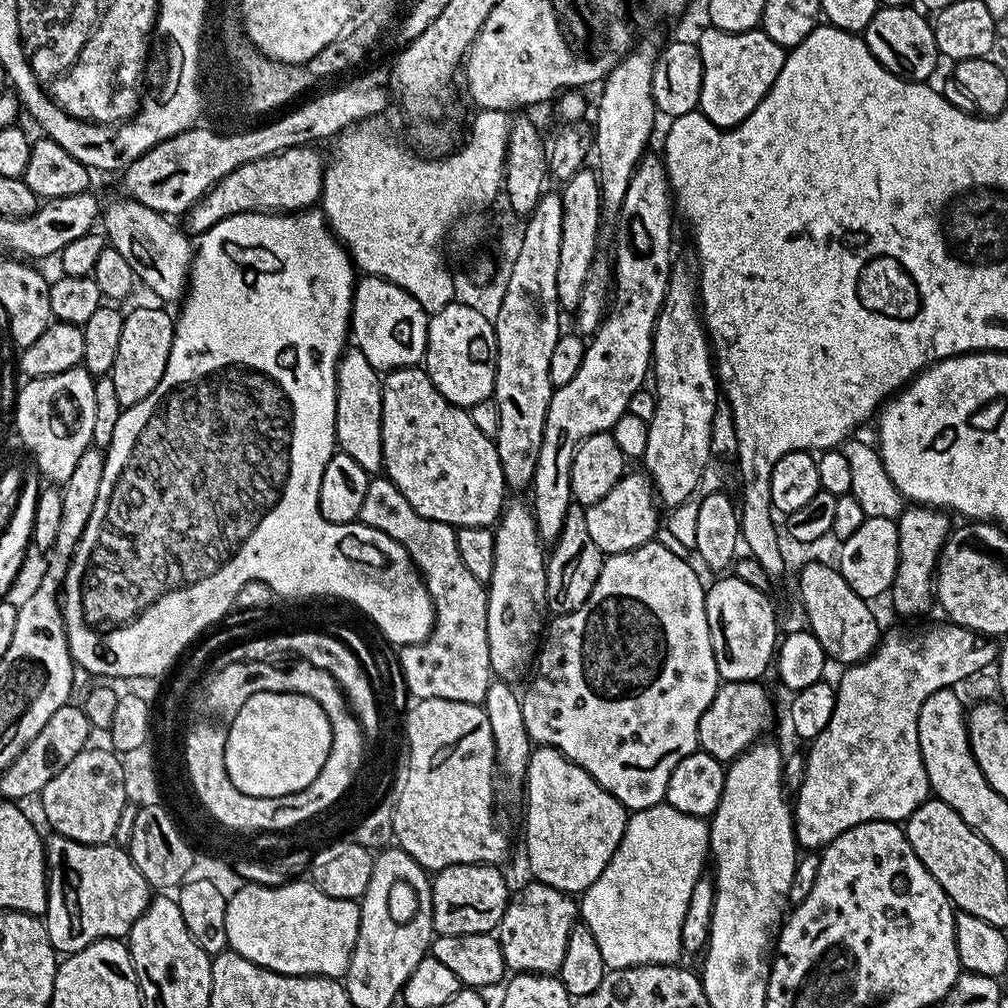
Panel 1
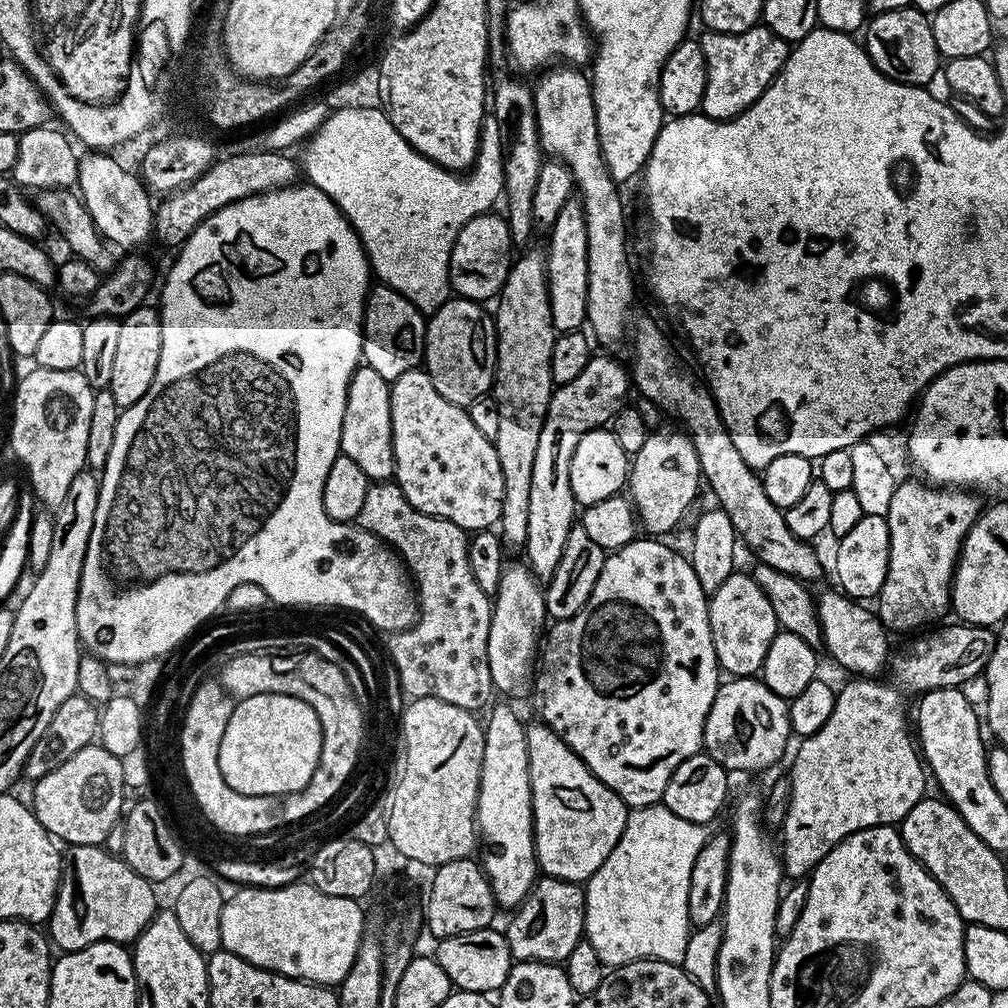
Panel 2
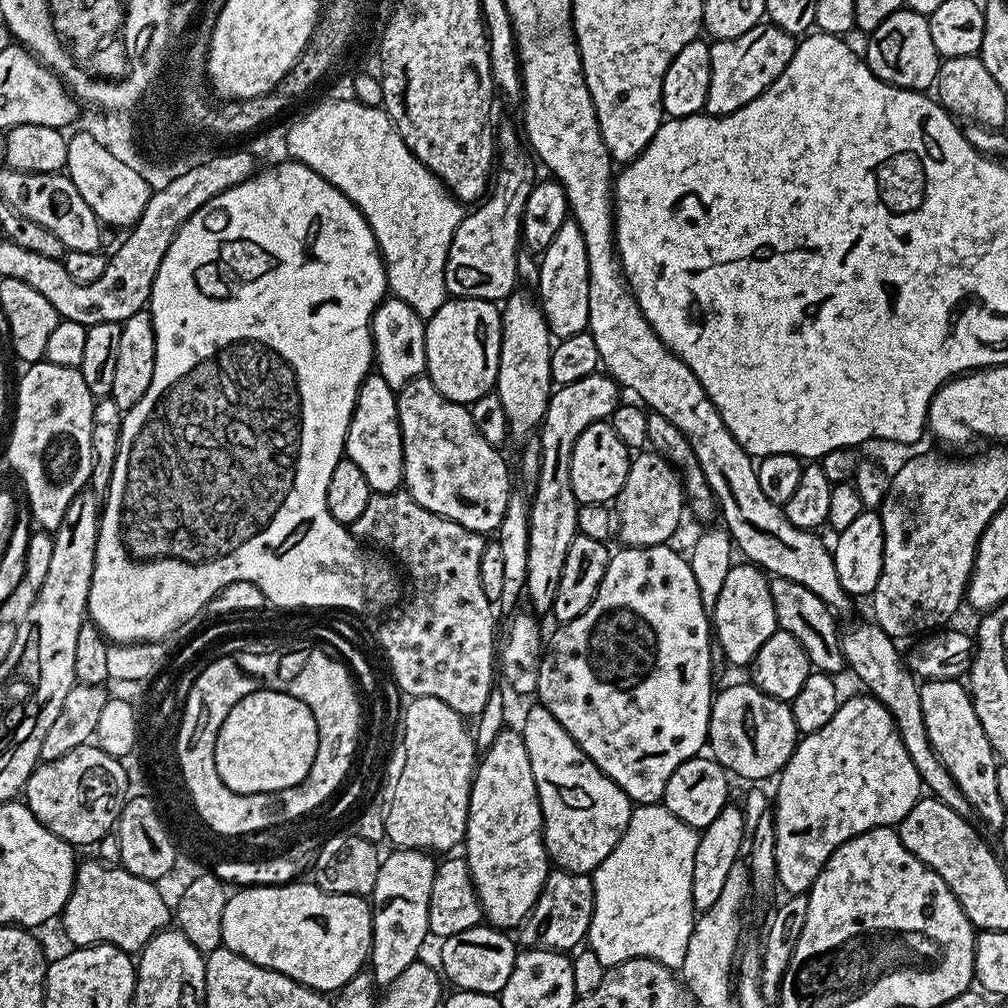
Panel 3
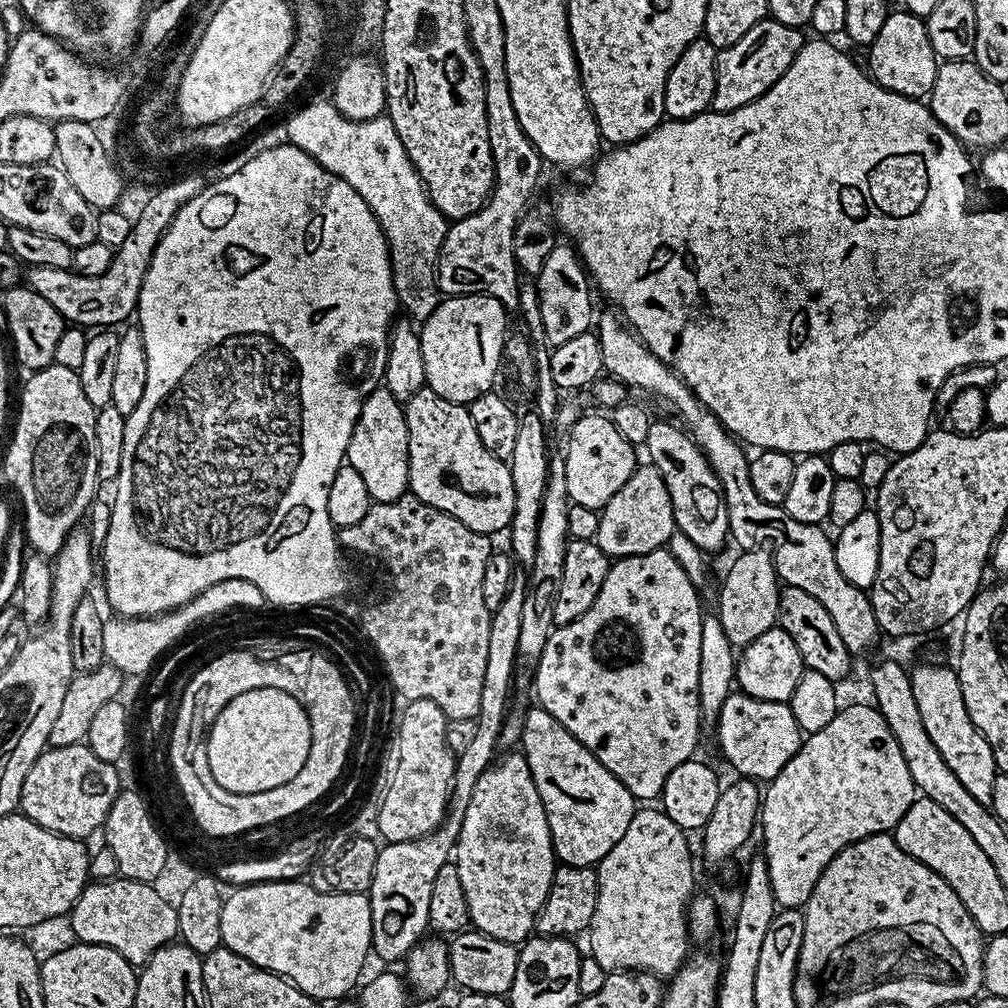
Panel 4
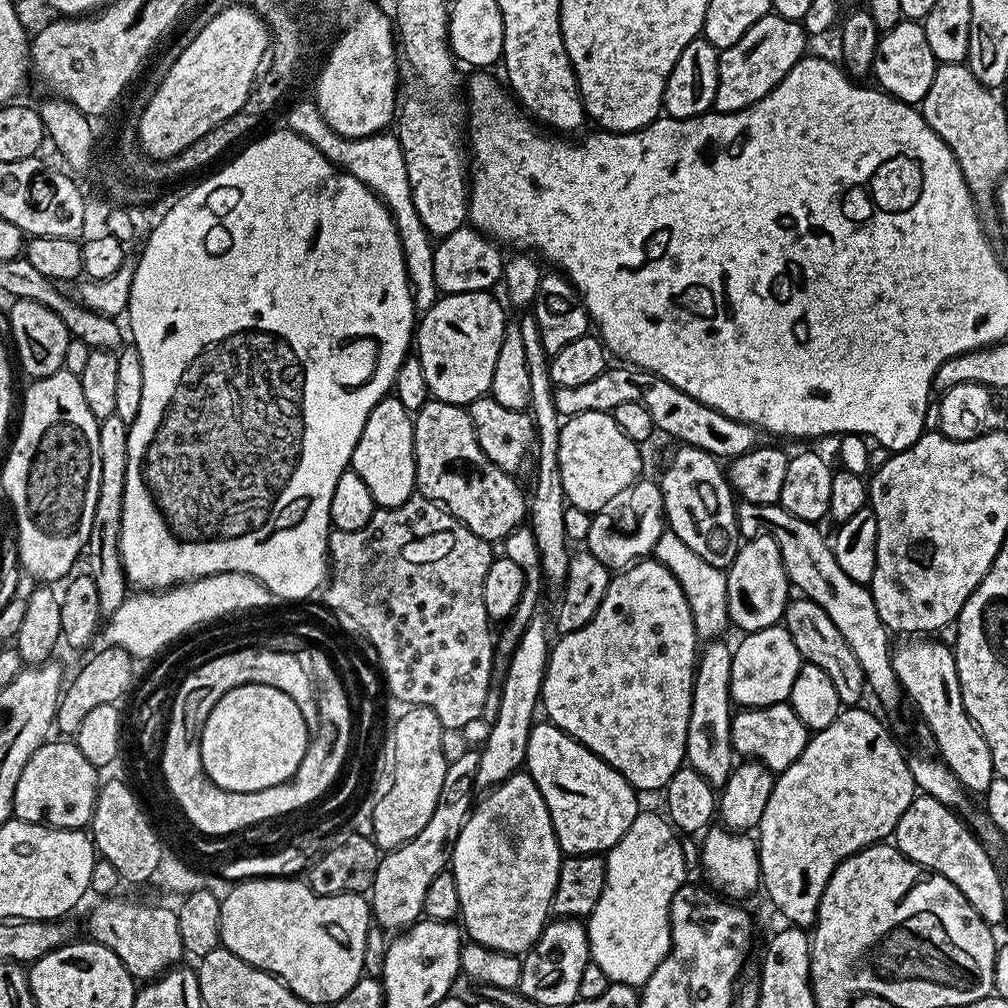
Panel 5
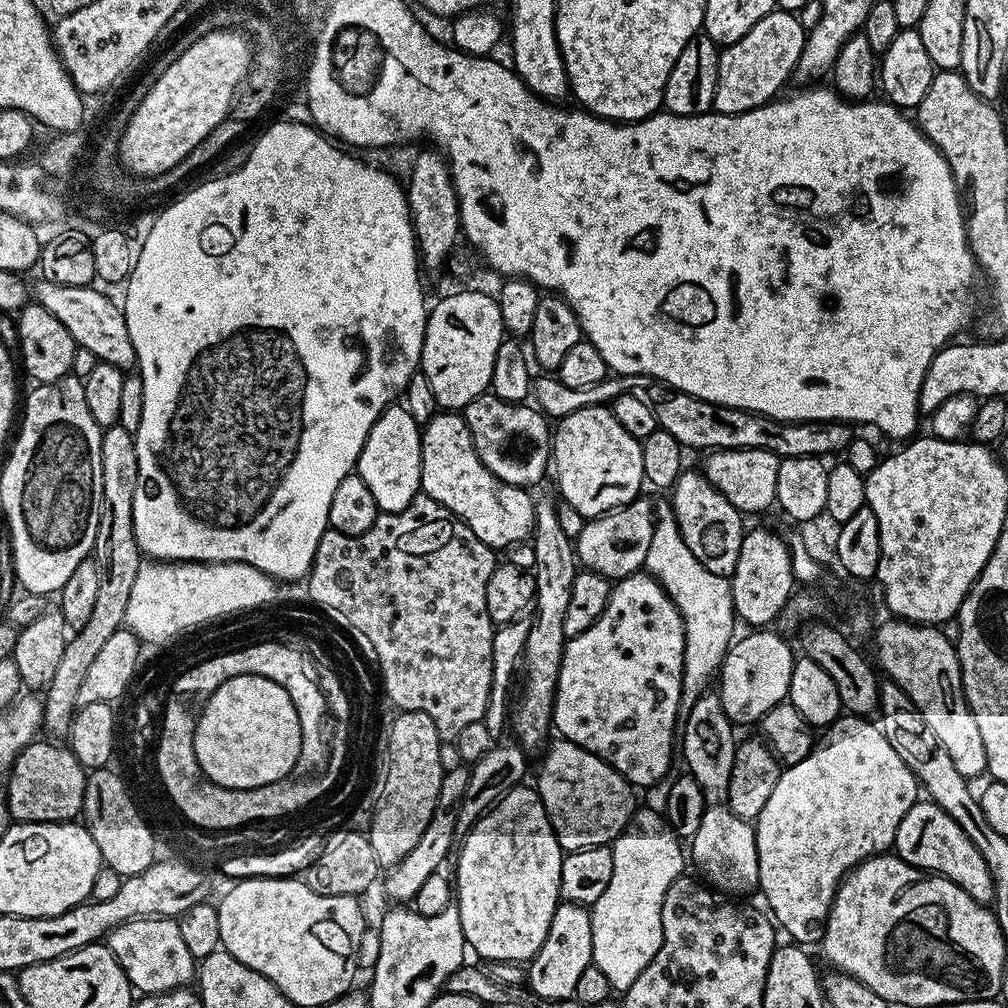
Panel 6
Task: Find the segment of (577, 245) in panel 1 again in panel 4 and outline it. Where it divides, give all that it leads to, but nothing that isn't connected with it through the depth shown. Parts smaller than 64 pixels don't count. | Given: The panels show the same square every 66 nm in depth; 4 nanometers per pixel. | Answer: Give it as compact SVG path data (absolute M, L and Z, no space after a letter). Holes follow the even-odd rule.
M560 242L550 250L549 256L541 272L534 277L536 289L538 289L538 306L542 306L542 326L546 330L546 338L549 345L555 346L562 342L570 342L570 338L589 331L594 324L594 312L592 316L592 292L590 277L578 255L577 249L571 243Z

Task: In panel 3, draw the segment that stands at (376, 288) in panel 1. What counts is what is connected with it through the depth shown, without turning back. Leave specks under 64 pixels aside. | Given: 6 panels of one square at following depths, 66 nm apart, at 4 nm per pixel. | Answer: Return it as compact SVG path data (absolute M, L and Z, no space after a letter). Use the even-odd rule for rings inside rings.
M385 298L376 307L372 315L372 346L374 349L374 368L394 390L404 388L412 380L425 375L426 334L424 333L425 317L420 316L406 302L395 298Z

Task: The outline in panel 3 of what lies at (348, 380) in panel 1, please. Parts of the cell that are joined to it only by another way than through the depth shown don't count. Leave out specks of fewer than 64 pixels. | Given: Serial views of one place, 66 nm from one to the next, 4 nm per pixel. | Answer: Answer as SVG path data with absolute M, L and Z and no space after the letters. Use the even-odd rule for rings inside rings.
M369 374L360 384L356 408L344 439L344 456L362 470L373 493L394 492L404 483L404 451L400 419L396 405L397 393L379 374Z

